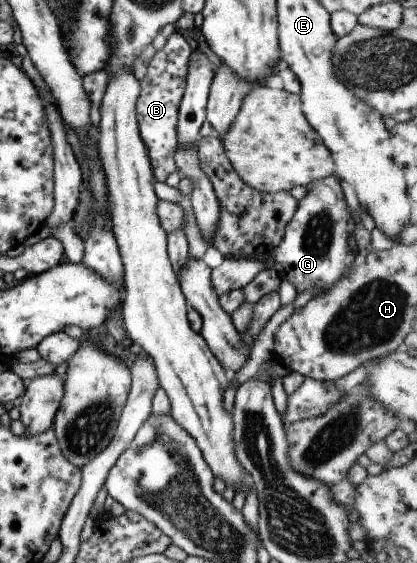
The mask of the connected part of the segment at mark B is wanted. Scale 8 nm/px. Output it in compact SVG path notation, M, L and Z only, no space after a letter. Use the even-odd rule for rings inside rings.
M177 31L169 35L165 45L155 51L155 54L148 61L146 73L139 82L139 95L135 103L135 117L138 133L146 150L146 157L155 181L165 182L165 179L176 172L175 149L176 142L176 121L177 107L185 88L185 73L189 55L192 49L187 45L184 37Z

